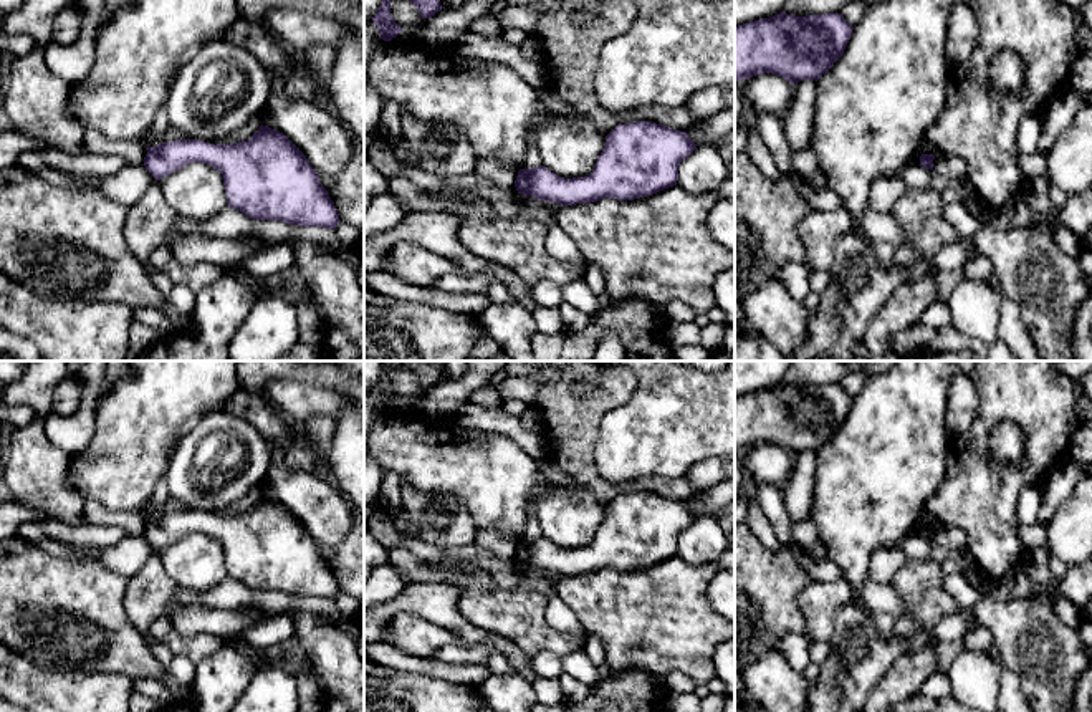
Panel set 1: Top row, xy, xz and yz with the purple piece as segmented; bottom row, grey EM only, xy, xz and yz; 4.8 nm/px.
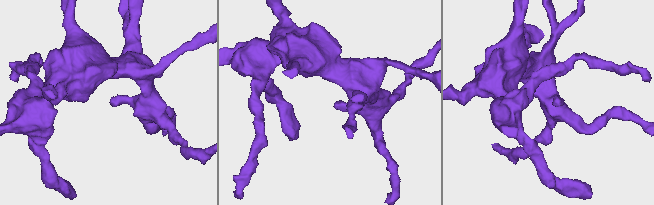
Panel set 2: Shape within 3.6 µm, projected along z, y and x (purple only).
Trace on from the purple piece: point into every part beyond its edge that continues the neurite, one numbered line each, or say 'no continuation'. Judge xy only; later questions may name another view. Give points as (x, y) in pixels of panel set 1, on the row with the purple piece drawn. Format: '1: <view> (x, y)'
no continuation

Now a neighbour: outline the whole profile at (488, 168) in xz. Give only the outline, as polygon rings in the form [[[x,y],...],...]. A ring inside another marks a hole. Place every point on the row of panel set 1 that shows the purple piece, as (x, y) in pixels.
[[[481,157],[477,161],[475,174],[491,180],[496,189],[506,190],[515,189],[515,180],[518,176],[518,167],[510,164],[501,164],[495,157]]]

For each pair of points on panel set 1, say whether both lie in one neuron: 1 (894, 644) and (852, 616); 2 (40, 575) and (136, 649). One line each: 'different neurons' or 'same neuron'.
1: same neuron
2: same neuron

